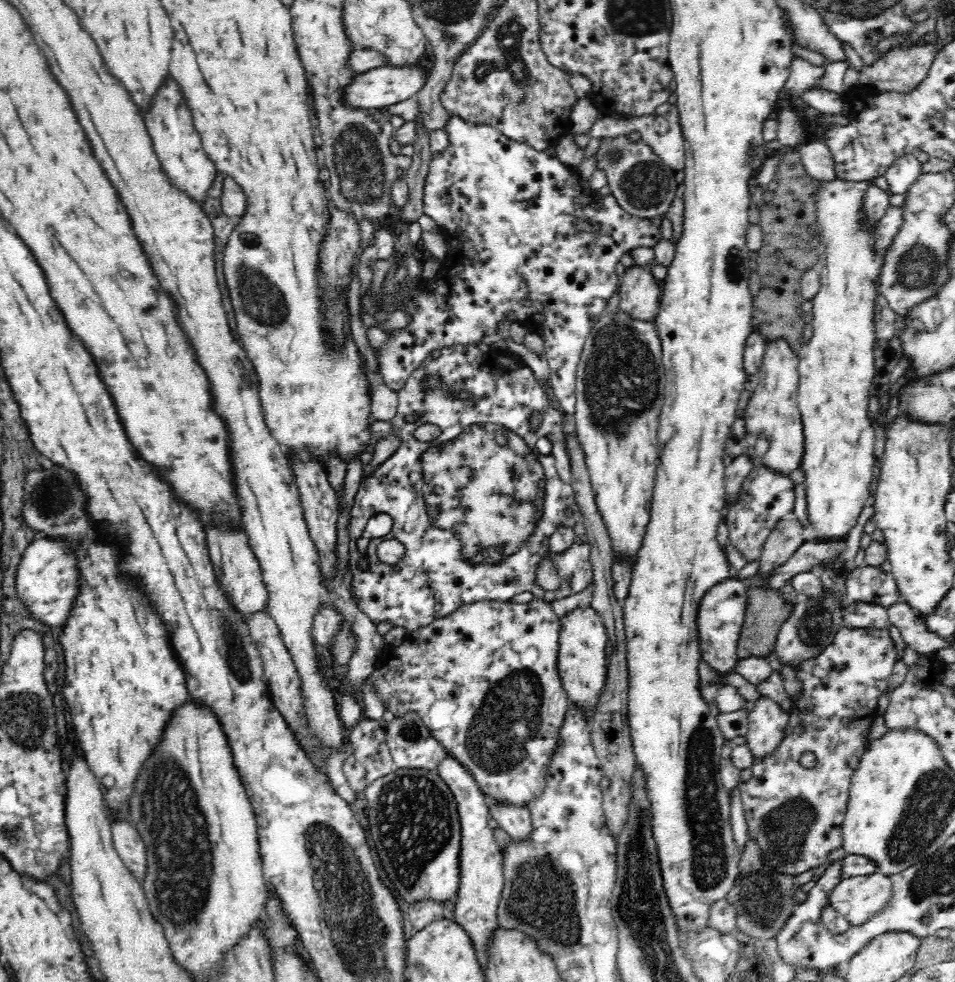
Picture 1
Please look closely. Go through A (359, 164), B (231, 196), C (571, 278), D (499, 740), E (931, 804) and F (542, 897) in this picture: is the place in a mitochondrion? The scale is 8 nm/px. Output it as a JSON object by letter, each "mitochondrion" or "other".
{"A":"mitochondrion","B":"other","C":"other","D":"mitochondrion","E":"mitochondrion","F":"mitochondrion"}

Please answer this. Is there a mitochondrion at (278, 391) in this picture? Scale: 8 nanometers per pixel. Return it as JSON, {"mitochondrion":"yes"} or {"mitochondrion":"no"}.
{"mitochondrion":"yes"}

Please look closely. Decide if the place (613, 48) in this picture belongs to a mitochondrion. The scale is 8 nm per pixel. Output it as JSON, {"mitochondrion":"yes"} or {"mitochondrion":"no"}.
{"mitochondrion":"no"}

